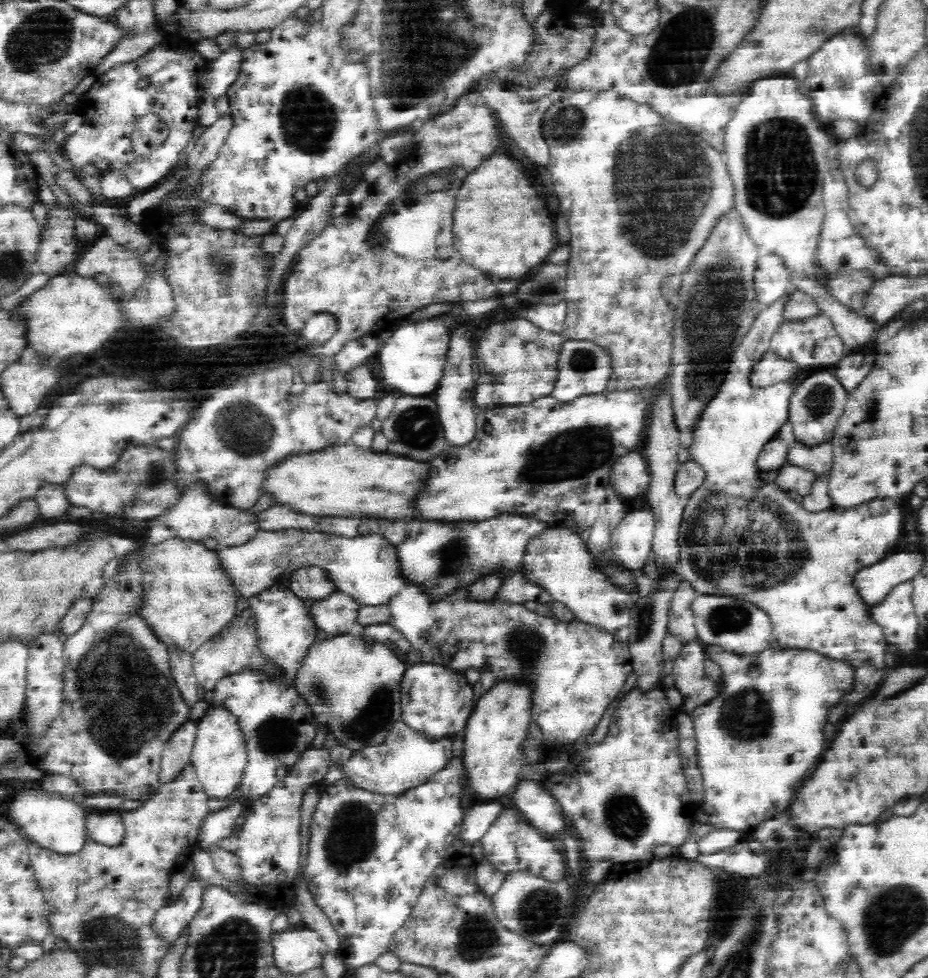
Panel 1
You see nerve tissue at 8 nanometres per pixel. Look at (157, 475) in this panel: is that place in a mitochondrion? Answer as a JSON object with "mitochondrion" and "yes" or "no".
{"mitochondrion":"yes"}

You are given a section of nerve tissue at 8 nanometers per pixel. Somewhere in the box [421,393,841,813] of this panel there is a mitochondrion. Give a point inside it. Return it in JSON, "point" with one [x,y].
{"point":[758,543]}

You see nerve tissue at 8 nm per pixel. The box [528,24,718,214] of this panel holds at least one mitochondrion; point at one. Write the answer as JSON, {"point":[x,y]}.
{"point":[568,122]}

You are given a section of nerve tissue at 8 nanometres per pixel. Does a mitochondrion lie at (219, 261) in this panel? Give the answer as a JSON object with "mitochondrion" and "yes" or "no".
{"mitochondrion":"yes"}

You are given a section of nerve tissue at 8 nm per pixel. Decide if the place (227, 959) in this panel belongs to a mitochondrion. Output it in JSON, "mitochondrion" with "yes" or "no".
{"mitochondrion":"yes"}

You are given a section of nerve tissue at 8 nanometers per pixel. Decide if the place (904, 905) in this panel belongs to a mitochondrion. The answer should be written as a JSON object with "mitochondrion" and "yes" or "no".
{"mitochondrion":"yes"}

